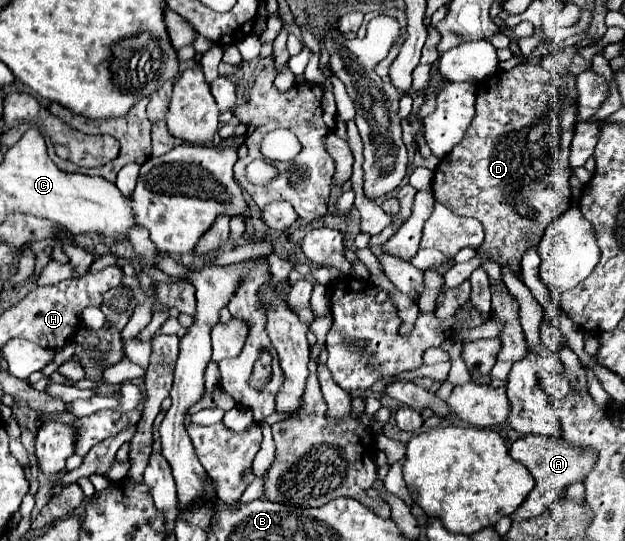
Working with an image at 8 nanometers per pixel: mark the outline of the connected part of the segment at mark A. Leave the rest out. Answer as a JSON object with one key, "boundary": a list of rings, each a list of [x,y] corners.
{"boundary":[[[525,435],[525,437],[517,439],[509,447],[509,455],[511,455],[511,459],[519,461],[521,465],[525,465],[527,471],[535,479],[533,491],[527,495],[527,499],[523,501],[523,505],[511,515],[511,521],[513,523],[541,515],[549,505],[553,505],[559,497],[565,495],[565,489],[571,483],[583,481],[585,473],[595,465],[595,459],[597,459],[597,455],[595,455],[593,449],[573,447],[567,441],[563,441],[563,439],[559,439],[559,443],[557,443],[557,441],[547,439],[547,437],[541,437],[541,435]]]}

